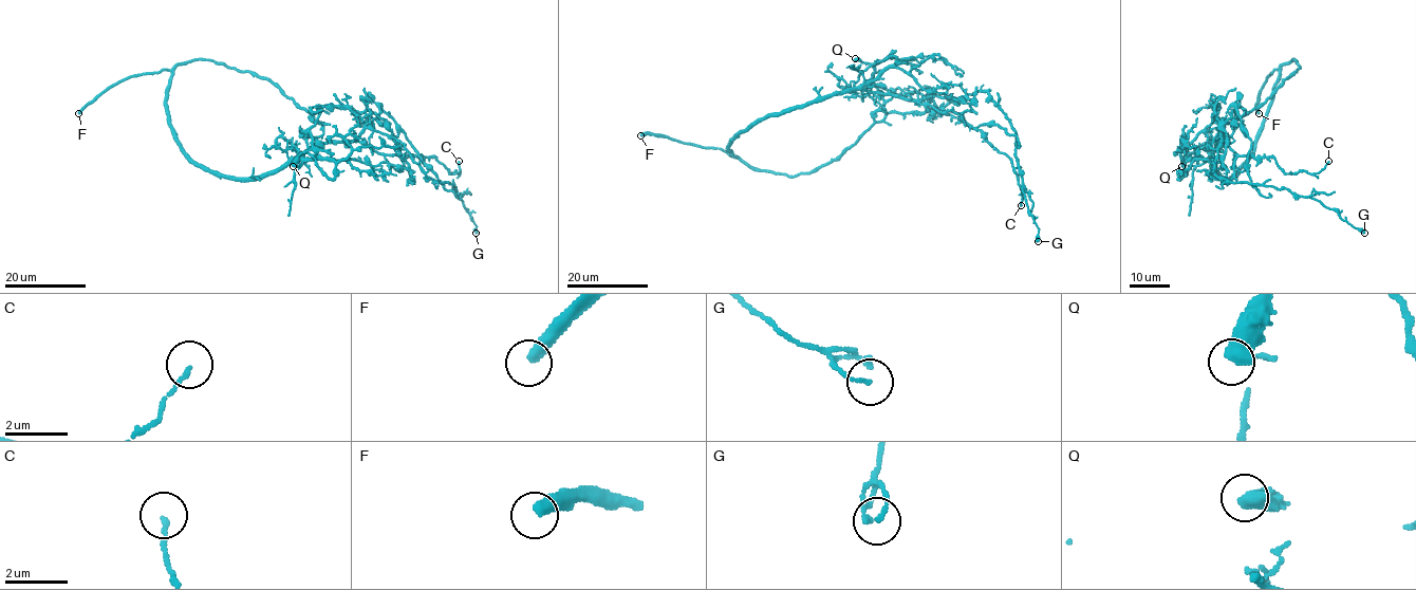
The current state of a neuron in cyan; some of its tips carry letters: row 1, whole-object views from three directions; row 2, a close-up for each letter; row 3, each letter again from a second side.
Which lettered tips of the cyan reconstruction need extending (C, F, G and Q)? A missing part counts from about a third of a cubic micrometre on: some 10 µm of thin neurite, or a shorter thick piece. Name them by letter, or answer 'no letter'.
F

